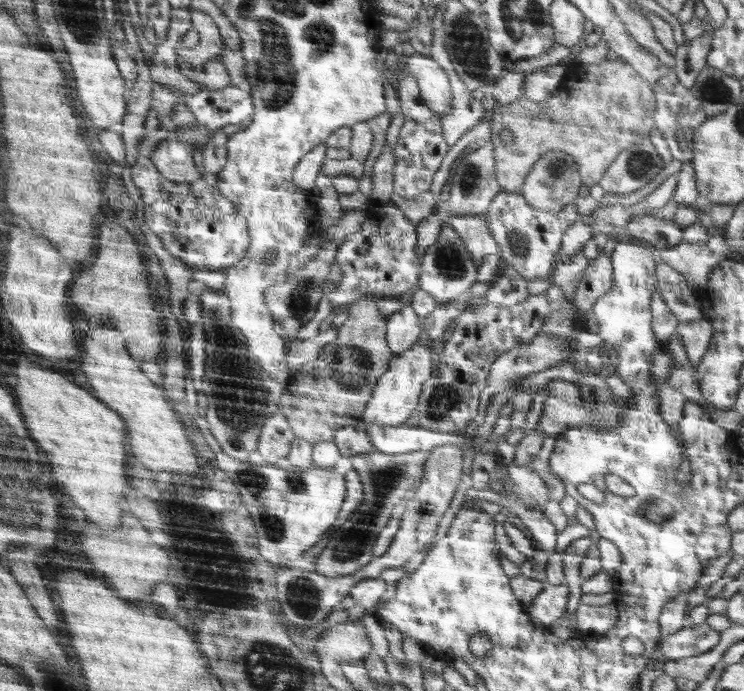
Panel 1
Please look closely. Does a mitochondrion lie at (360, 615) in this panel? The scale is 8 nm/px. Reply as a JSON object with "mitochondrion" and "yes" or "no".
{"mitochondrion":"no"}

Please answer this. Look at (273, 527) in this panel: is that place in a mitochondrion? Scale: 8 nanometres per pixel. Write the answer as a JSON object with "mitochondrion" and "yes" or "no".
{"mitochondrion":"yes"}

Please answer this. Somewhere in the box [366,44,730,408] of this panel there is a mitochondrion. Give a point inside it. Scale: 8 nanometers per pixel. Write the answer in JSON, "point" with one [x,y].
{"point":[451,262]}

